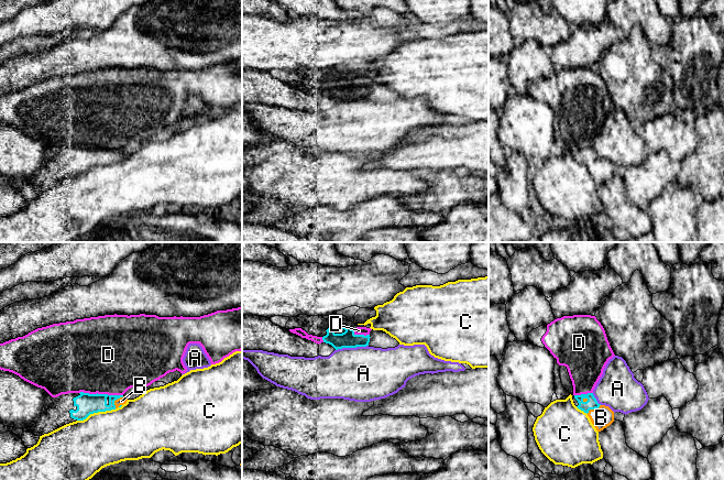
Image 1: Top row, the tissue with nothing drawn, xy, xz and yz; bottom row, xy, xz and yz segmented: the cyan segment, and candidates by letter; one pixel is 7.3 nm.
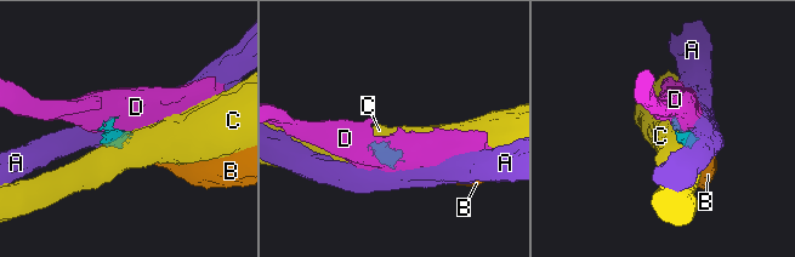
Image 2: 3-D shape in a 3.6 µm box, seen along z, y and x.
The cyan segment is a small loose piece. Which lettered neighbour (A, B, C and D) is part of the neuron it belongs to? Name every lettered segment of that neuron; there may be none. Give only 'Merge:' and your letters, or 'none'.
Merge: B

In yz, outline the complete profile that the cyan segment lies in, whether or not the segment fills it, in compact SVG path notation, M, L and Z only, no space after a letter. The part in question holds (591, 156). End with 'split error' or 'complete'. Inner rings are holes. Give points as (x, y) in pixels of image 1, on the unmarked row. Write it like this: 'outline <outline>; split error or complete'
outline M593 146L572 149L574 159L588 167L597 185L603 184L614 175L614 165L597 156Z; split error

